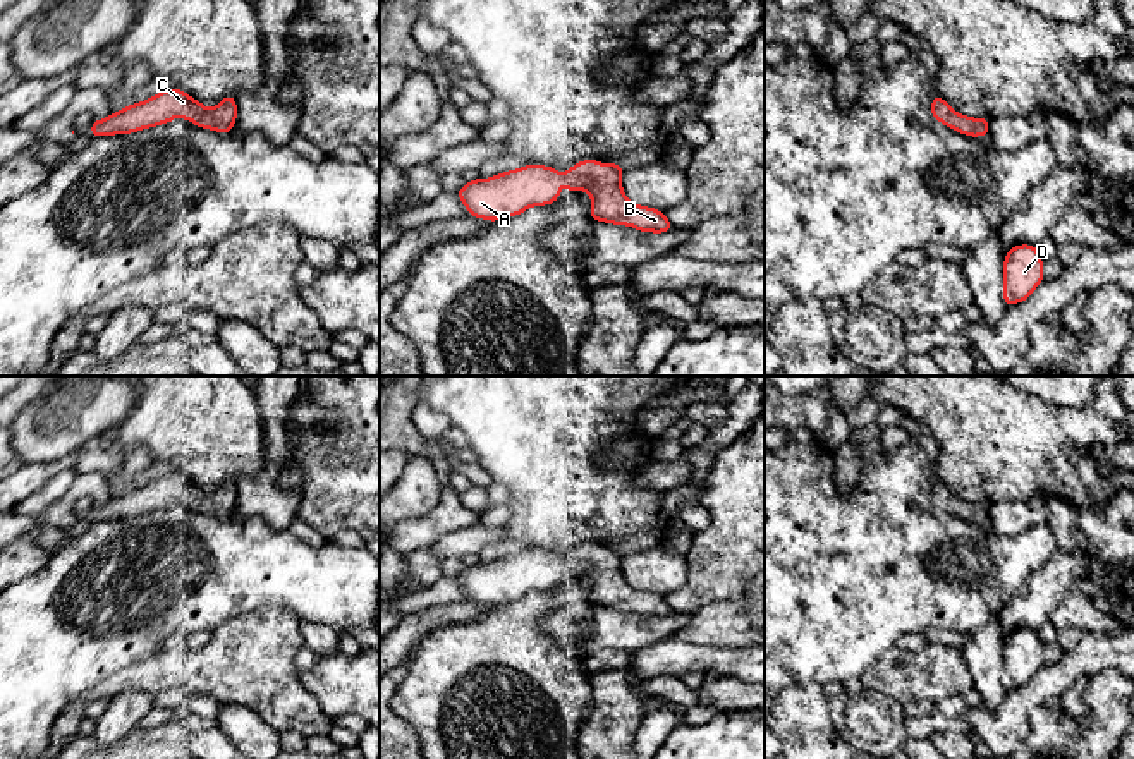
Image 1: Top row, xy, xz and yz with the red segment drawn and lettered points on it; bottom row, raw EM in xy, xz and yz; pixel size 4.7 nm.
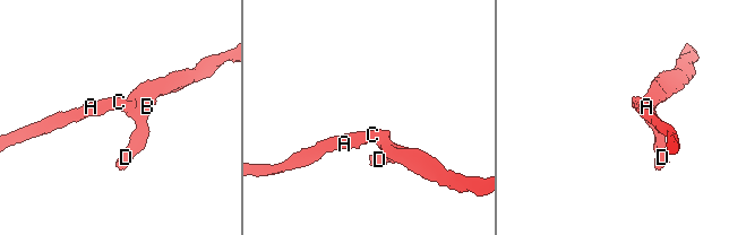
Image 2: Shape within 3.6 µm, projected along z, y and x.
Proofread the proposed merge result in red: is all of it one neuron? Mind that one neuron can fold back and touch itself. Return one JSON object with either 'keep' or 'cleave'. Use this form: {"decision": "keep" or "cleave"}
{"decision": "keep"}

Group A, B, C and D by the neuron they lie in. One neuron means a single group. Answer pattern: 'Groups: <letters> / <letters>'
Groups: A B C D

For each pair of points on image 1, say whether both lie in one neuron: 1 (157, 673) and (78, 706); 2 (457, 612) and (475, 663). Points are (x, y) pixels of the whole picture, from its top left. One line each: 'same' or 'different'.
1: same
2: different

